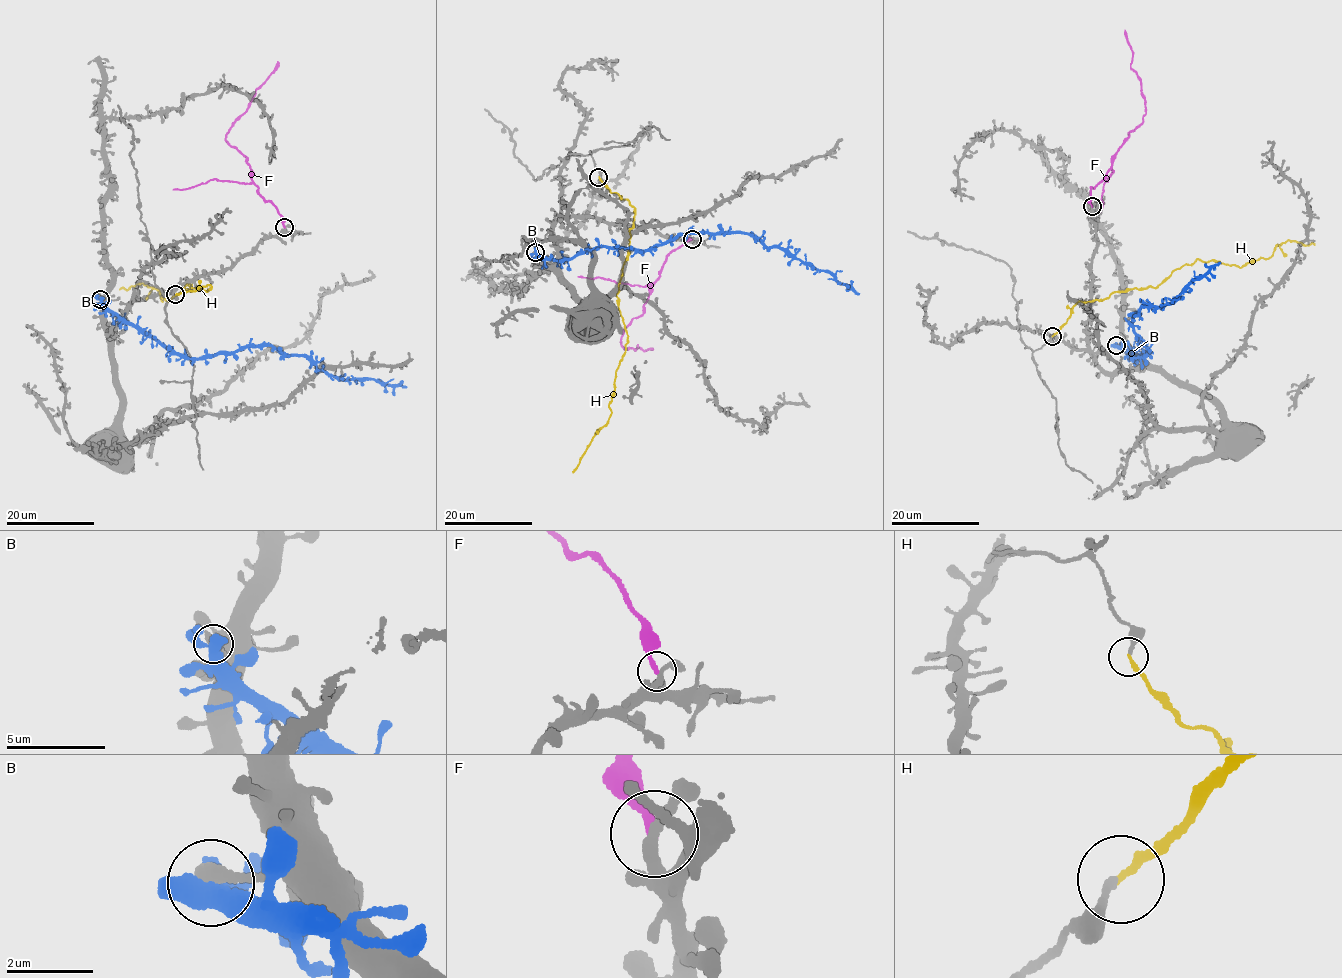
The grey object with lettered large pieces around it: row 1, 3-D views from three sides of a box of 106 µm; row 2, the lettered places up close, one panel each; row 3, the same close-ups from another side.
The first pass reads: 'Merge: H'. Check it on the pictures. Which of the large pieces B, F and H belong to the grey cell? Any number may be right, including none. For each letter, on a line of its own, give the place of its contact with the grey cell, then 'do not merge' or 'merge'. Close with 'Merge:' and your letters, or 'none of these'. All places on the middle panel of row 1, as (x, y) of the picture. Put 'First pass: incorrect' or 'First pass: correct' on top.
First pass: correct
B: contact (535, 252); do not merge
F: contact (692, 239); do not merge
H: contact (598, 177); merge
Merge: H

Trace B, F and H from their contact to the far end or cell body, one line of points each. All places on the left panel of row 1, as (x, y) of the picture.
B: (100, 298), (109, 311), (189, 357), (275, 346), (309, 356), (321, 371), (340, 378), (406, 387)
F: (284, 227), (282, 216), (272, 203), (264, 199), (252, 180), (246, 156), (226, 138), (277, 61)
H: (175, 294), (211, 286), (184, 293), (187, 284), (189, 289), (168, 302), (141, 283), (119, 289)

